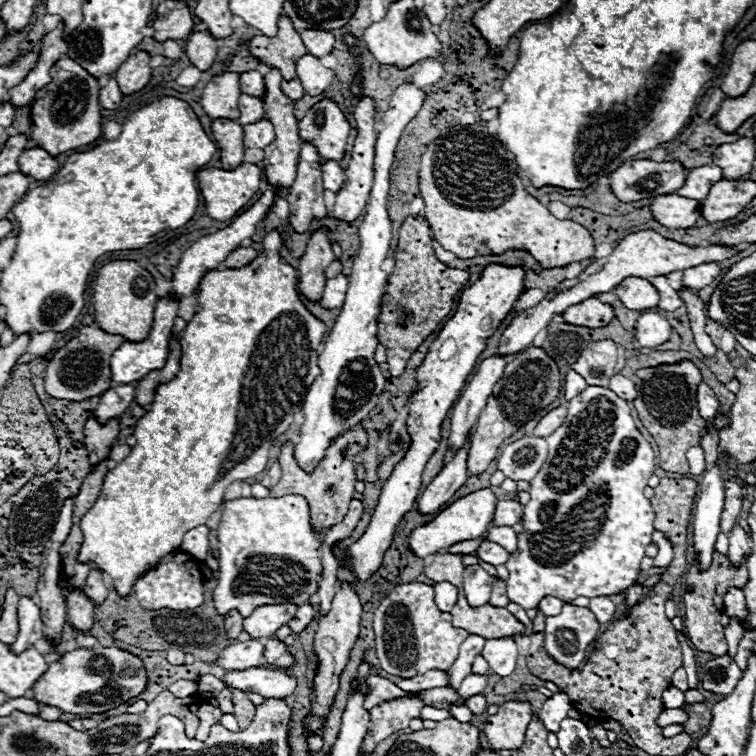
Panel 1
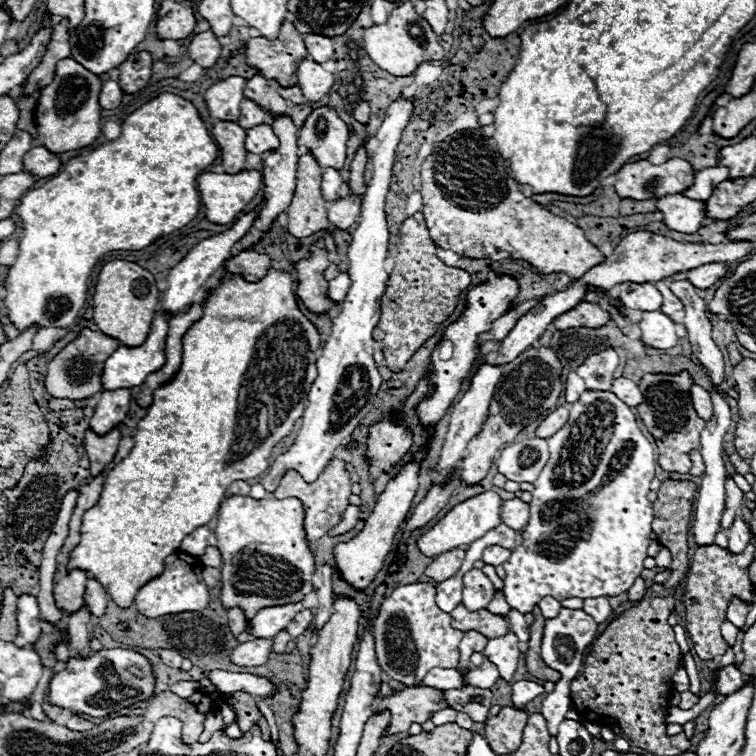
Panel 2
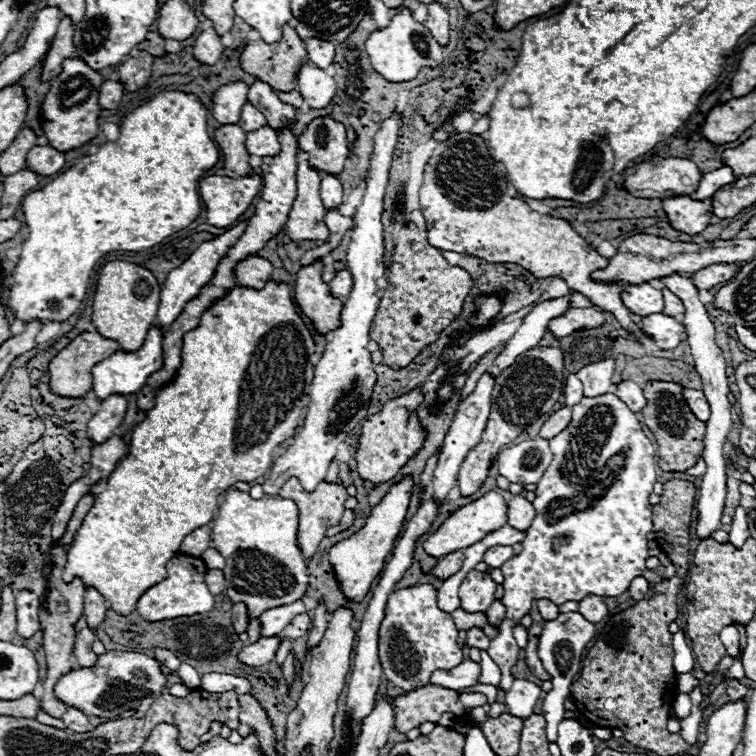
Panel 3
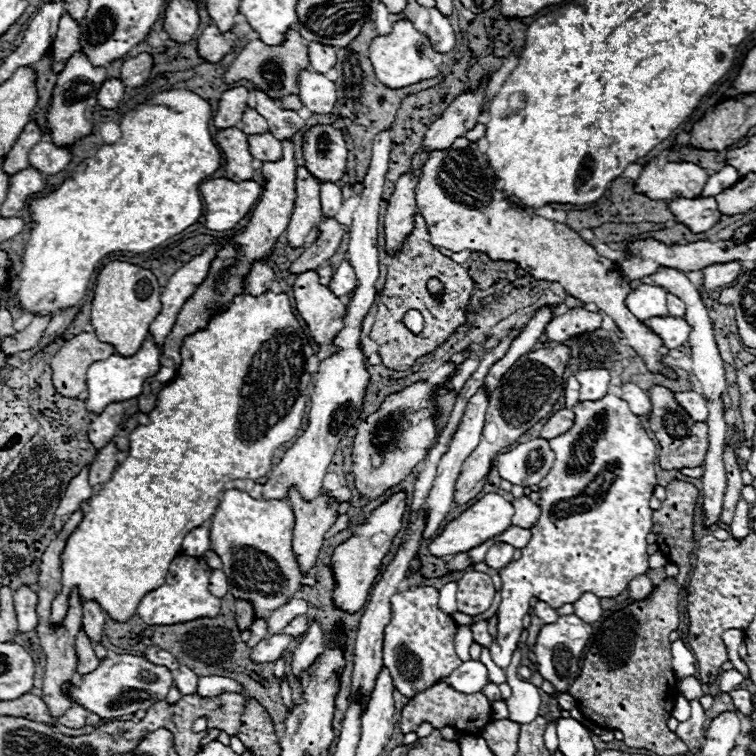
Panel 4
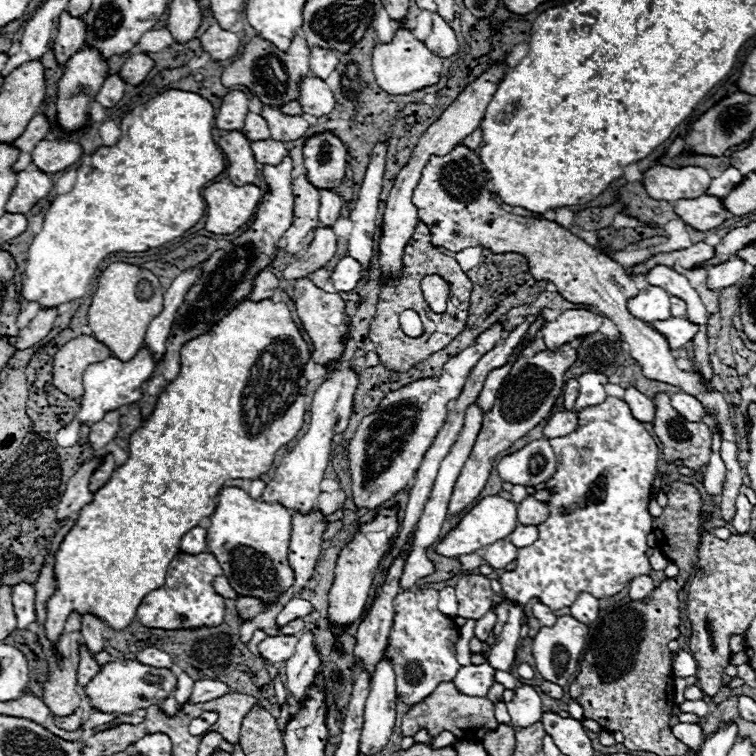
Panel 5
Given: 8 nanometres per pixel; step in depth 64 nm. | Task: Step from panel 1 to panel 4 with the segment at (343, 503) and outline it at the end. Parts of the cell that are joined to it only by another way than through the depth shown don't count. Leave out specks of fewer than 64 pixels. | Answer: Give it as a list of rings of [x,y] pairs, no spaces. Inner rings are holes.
[[[294,486],[288,490],[288,502],[294,508],[296,516],[294,554],[300,568],[306,572],[314,566],[326,530],[330,530],[338,518],[340,504],[334,498],[330,498],[326,492],[306,502]]]

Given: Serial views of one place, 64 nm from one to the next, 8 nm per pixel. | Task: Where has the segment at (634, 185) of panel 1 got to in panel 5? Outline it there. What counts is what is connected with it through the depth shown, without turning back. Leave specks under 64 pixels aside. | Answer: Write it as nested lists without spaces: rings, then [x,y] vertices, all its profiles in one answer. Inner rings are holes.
[[[652,164],[642,178],[642,186],[654,200],[674,202],[682,196],[702,196],[710,184],[710,176],[704,168],[682,166],[670,168],[662,164]]]

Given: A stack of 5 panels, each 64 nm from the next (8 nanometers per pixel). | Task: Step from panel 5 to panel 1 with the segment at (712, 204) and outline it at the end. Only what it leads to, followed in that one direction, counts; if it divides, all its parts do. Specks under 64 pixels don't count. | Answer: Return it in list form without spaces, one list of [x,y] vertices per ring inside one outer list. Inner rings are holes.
[[[662,194],[654,198],[654,202],[650,204],[650,212],[654,220],[660,222],[662,226],[686,230],[686,228],[694,228],[696,222],[700,220],[700,200]]]

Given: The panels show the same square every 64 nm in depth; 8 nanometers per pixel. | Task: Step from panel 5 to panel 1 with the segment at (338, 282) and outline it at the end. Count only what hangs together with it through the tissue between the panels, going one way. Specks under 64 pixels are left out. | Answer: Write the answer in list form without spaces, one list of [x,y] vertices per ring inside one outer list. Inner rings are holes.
[[[340,274],[336,278],[328,278],[326,286],[324,286],[324,292],[322,292],[322,298],[320,298],[322,308],[326,308],[326,310],[342,308],[346,290],[348,290],[348,278],[344,274]]]

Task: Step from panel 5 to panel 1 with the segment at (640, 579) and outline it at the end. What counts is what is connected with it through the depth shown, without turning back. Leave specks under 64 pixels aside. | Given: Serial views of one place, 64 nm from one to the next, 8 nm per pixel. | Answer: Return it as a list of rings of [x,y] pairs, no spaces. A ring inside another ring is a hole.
[[[634,584],[626,590],[626,612],[630,612],[644,598],[644,586]]]

